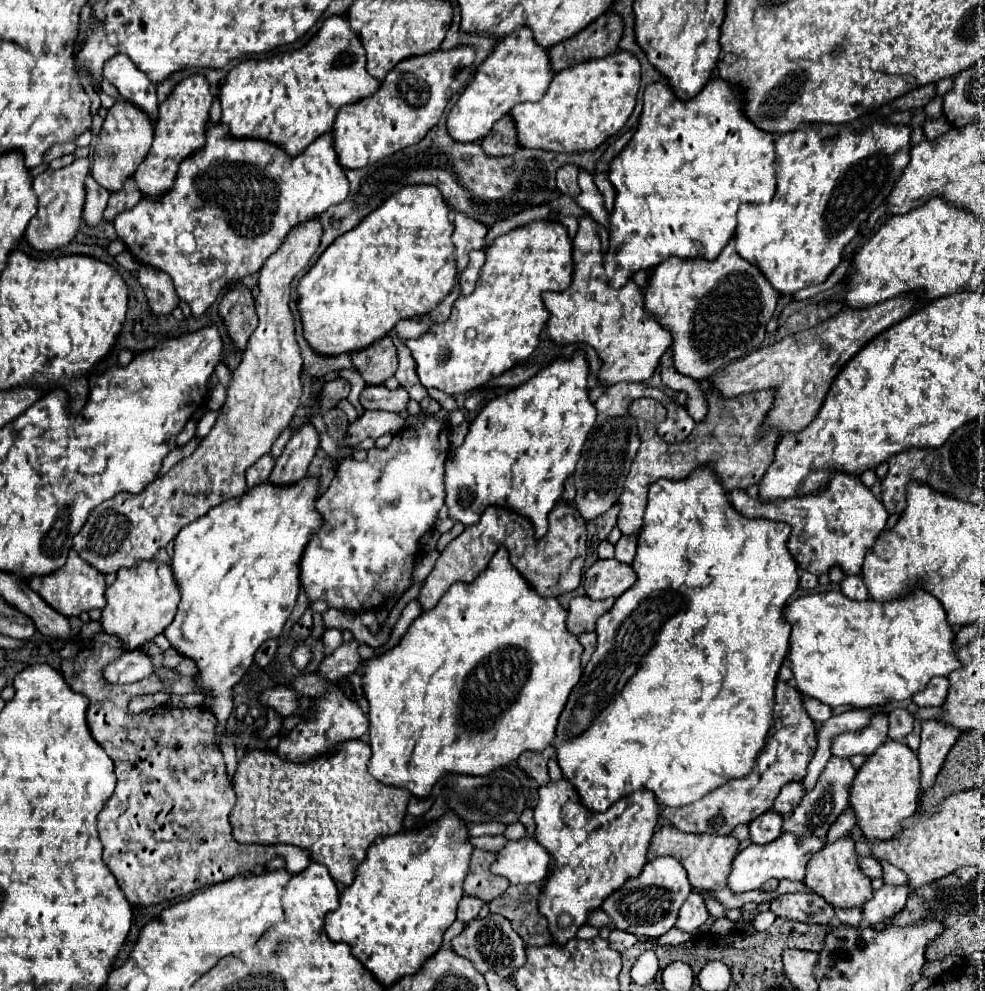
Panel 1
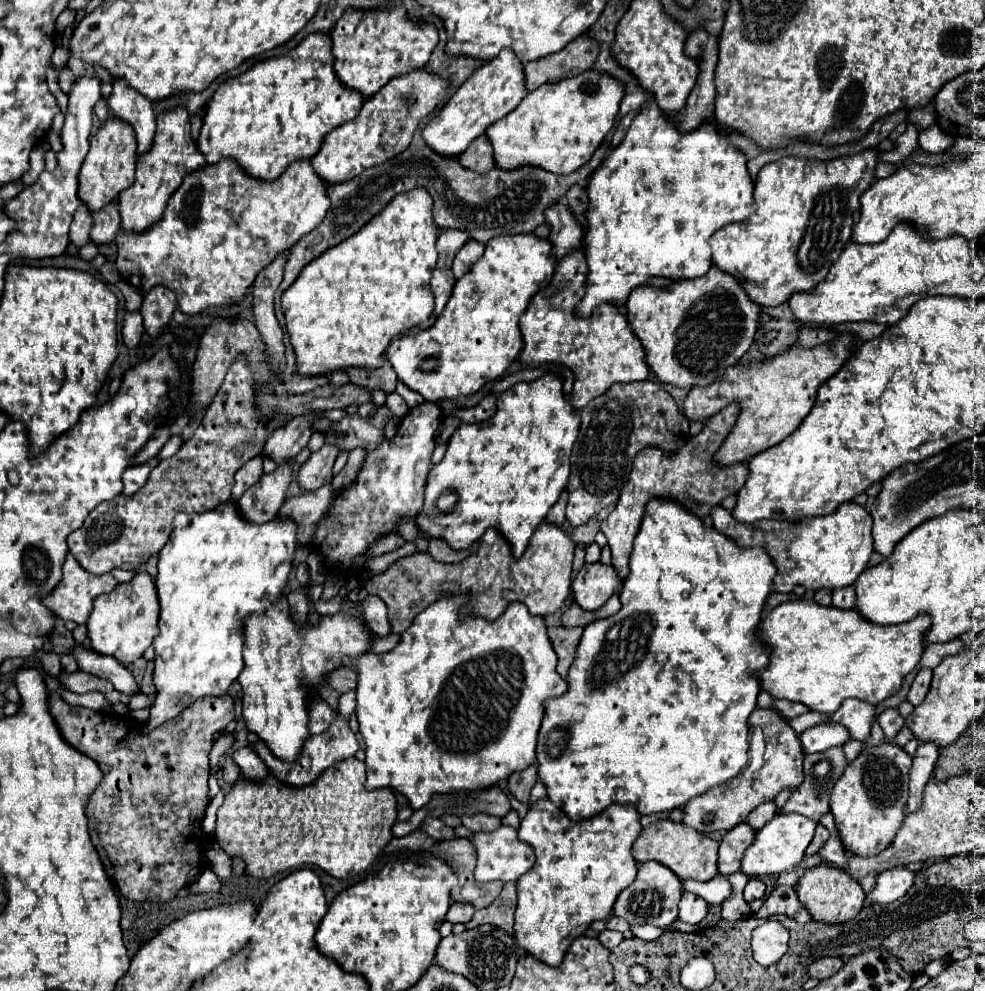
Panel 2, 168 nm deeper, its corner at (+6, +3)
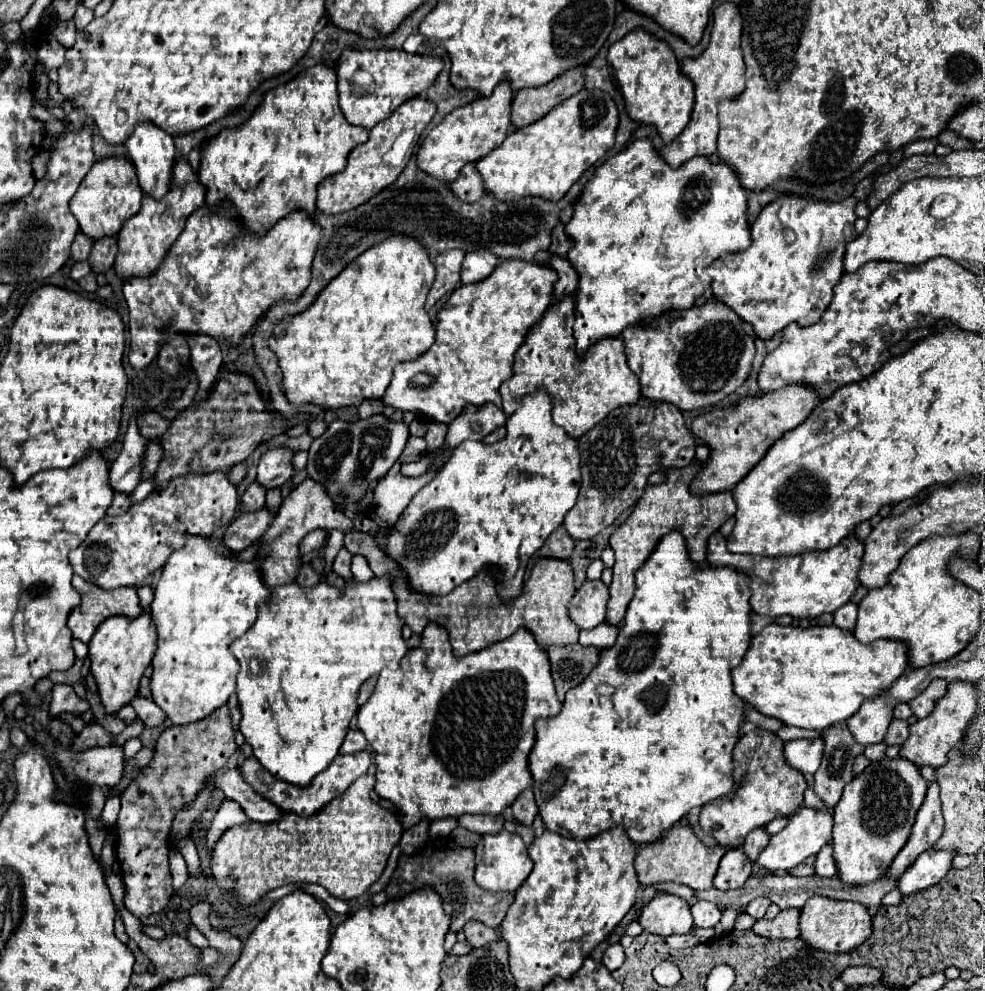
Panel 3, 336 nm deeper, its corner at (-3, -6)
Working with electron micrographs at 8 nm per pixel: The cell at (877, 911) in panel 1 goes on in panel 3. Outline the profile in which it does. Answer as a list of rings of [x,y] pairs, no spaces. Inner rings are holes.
[[[926,850],[922,852],[916,862],[904,872],[898,882],[898,890],[902,894],[914,894],[926,890],[940,882],[952,868],[954,854],[952,850]]]

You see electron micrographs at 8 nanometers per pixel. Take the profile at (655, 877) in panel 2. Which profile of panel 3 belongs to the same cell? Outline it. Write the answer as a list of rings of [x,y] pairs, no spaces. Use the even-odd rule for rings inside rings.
[[[672,894],[654,896],[654,900],[642,908],[638,922],[644,930],[660,936],[688,934],[692,930],[690,904]]]

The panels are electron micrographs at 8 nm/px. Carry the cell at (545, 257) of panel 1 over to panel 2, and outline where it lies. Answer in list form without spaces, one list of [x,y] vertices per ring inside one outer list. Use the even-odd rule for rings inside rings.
[[[535,233],[489,241],[481,261],[457,279],[451,299],[437,321],[423,333],[403,335],[389,345],[387,357],[397,377],[427,401],[471,395],[499,379],[523,349],[519,317],[531,297],[551,283],[555,265],[551,245]]]

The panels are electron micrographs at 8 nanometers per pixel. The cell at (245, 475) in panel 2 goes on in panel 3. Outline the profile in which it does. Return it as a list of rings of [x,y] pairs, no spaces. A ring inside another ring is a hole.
[[[254,482],[254,484],[250,484],[248,488],[246,488],[246,492],[242,494],[242,498],[240,498],[240,510],[244,512],[244,510],[260,510],[262,506],[264,506],[264,496],[266,496],[266,490],[264,490],[264,486],[260,486],[258,482]]]

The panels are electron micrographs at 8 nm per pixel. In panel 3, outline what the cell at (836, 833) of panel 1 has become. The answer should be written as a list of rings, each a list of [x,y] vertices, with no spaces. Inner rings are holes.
[[[814,858],[804,860],[800,866],[788,870],[788,874],[790,874],[790,876],[810,876],[810,874],[814,874]]]

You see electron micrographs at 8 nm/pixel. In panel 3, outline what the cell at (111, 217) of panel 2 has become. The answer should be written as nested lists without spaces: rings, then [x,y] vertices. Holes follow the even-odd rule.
[[[100,238],[92,246],[92,254],[88,256],[88,264],[94,274],[102,274],[114,264],[114,256],[118,252],[116,238]]]

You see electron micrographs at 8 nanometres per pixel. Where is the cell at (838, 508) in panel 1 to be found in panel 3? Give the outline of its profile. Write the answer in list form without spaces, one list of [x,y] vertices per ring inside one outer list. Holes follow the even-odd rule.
[[[716,532],[708,538],[706,562],[710,566],[732,566],[734,570],[746,574],[752,588],[750,606],[752,612],[762,616],[792,616],[794,620],[818,618],[824,612],[834,614],[840,606],[844,606],[854,590],[858,588],[856,574],[860,570],[860,560],[864,554],[864,544],[854,536],[844,538],[838,546],[824,552],[808,552],[792,558],[760,558],[754,554],[732,554],[726,550],[726,538]],[[760,580],[760,582],[756,582]]]

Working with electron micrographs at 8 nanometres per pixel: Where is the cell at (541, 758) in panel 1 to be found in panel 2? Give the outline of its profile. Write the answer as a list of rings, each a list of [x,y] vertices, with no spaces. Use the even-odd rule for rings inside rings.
[[[535,763],[529,765],[527,769],[519,771],[519,773],[513,773],[509,777],[509,791],[523,803],[529,803],[529,795],[531,795],[531,789],[537,781],[537,769],[535,769]]]

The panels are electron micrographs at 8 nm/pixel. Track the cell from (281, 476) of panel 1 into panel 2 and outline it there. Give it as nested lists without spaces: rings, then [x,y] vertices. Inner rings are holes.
[[[287,461],[279,465],[275,471],[265,473],[257,485],[247,489],[243,497],[237,501],[241,513],[251,521],[251,523],[265,523],[271,521],[281,505],[285,503],[287,489],[291,485],[293,477],[293,463]]]

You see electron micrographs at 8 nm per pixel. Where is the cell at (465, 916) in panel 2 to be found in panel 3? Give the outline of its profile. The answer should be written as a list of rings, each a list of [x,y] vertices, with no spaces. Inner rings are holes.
[[[468,922],[464,926],[464,934],[466,934],[466,942],[472,948],[482,948],[482,946],[486,946],[498,938],[496,930],[484,926],[482,922]]]

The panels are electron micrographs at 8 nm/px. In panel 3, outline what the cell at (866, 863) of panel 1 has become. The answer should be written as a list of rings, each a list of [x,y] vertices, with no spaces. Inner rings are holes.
[[[832,844],[824,846],[824,848],[820,850],[820,854],[816,854],[814,872],[816,872],[816,876],[824,876],[824,878],[836,876],[836,862],[834,862],[834,858],[832,858]]]

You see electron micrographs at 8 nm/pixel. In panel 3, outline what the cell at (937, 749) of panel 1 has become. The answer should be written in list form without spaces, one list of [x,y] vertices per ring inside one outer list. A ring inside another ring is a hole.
[[[930,784],[926,800],[924,800],[922,808],[916,814],[916,822],[912,826],[912,834],[910,834],[906,846],[900,850],[900,854],[890,864],[886,876],[898,882],[898,878],[904,874],[904,870],[908,870],[908,866],[924,850],[932,848],[932,842],[936,842],[936,838],[940,838],[942,830],[944,830],[944,818],[942,818],[942,810],[940,810],[938,784]]]

